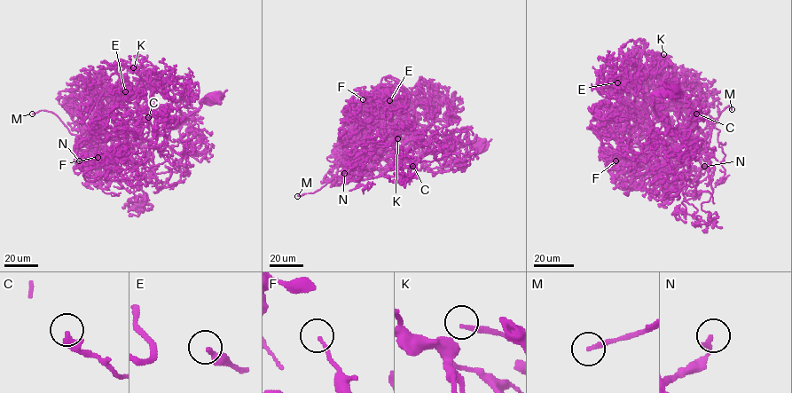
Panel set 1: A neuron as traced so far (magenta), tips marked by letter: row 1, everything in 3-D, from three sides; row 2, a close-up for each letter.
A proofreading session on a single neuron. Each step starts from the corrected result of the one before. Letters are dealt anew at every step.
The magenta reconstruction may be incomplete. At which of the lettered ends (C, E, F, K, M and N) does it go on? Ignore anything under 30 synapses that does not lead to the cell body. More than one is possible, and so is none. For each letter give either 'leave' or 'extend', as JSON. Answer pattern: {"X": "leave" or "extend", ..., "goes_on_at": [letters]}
{"C": "leave", "E": "leave", "F": "extend", "K": "extend", "M": "extend", "N": "leave", "goes_on_at": ["F", "K", "M"]}

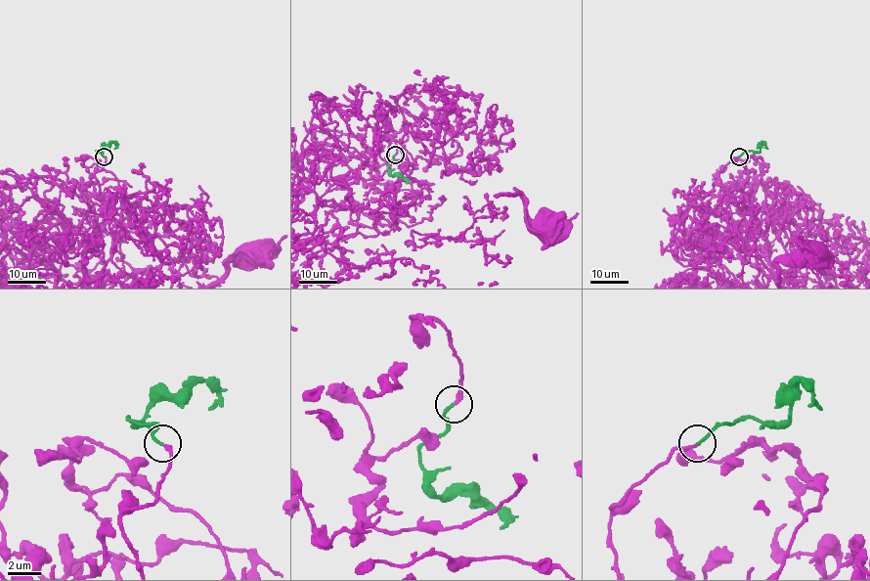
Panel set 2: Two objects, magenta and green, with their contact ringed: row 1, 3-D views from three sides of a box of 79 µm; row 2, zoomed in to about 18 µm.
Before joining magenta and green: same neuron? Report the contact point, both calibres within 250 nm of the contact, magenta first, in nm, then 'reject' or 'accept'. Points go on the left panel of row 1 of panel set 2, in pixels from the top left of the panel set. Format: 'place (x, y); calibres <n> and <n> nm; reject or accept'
place (104, 156); calibres 200 and 190 nm; accept

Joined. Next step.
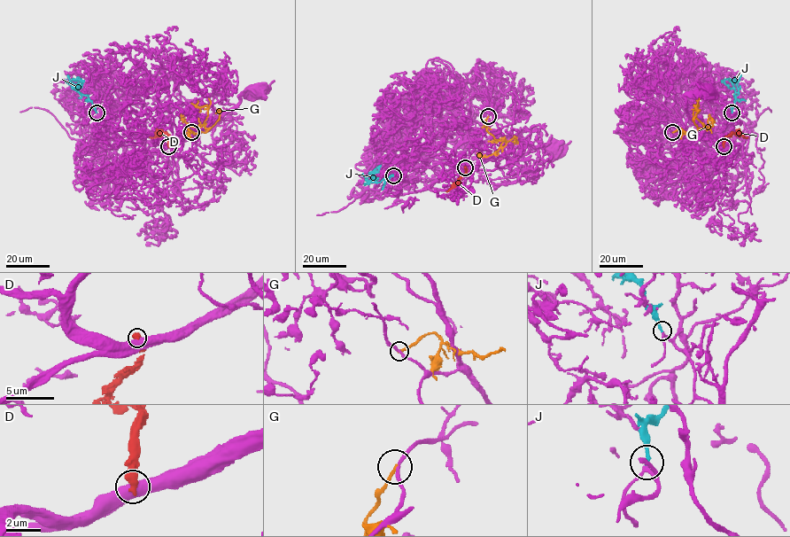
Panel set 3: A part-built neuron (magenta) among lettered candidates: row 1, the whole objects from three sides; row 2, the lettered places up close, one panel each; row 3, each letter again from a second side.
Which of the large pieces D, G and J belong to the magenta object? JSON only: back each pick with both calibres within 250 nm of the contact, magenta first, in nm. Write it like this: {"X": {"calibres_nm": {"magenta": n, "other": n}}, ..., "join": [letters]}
{"J": {"calibres_nm": {"magenta": 170, "other": 200}}, "join": ["J"]}

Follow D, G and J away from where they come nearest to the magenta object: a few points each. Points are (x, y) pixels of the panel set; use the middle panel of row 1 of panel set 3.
D: (465, 167), (467, 172), (445, 191)
G: (488, 117), (484, 123), (486, 129), (495, 139), (505, 141), (506, 143), (501, 147), (504, 136), (488, 142)
J: (393, 175), (377, 182), (372, 176), (379, 169), (376, 167), (369, 175), (378, 180)

